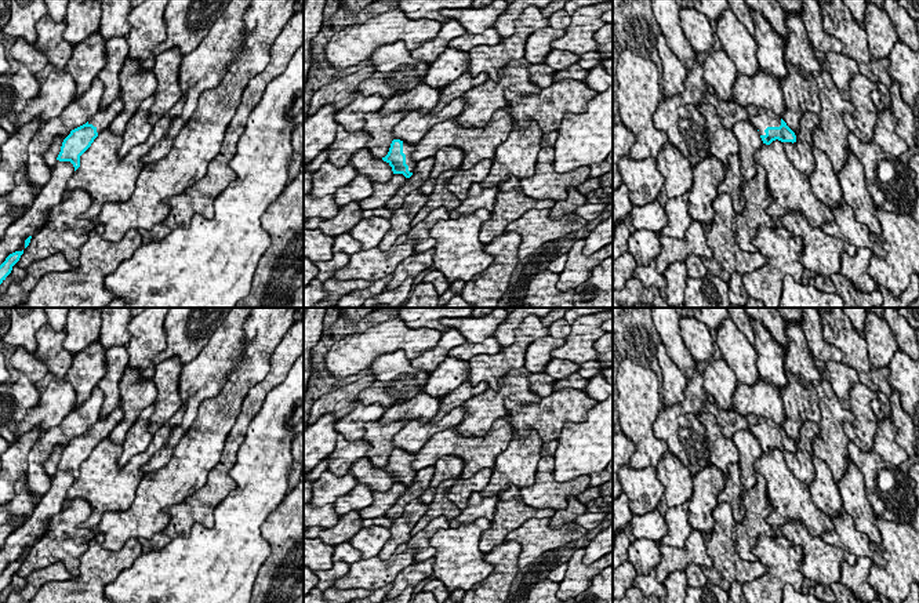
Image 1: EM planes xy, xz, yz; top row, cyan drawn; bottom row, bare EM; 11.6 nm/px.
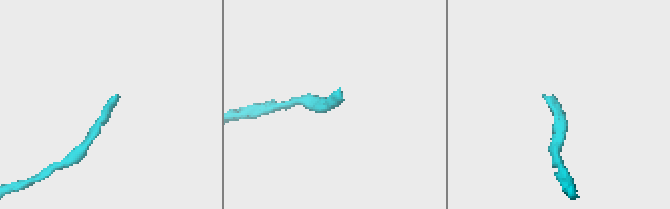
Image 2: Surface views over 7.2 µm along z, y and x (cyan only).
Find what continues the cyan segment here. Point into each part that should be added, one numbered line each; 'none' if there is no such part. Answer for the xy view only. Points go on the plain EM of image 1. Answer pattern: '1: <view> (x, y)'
1: xy (102, 427)

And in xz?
1: xz (407, 457)

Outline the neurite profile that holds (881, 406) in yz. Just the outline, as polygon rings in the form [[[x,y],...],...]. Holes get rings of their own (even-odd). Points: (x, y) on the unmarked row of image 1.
[[[872,367],[868,373],[869,379],[878,386],[878,397],[871,402],[872,410],[878,419],[891,418],[891,407],[890,407],[890,397],[891,397],[891,386],[887,381],[890,375],[890,368],[876,368]]]

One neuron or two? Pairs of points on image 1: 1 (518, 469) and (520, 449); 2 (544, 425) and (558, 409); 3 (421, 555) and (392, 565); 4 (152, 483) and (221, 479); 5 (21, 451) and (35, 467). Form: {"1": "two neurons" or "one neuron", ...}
{"1": "one neuron", "2": "one neuron", "3": "two neurons", "4": "two neurons", "5": "two neurons"}

